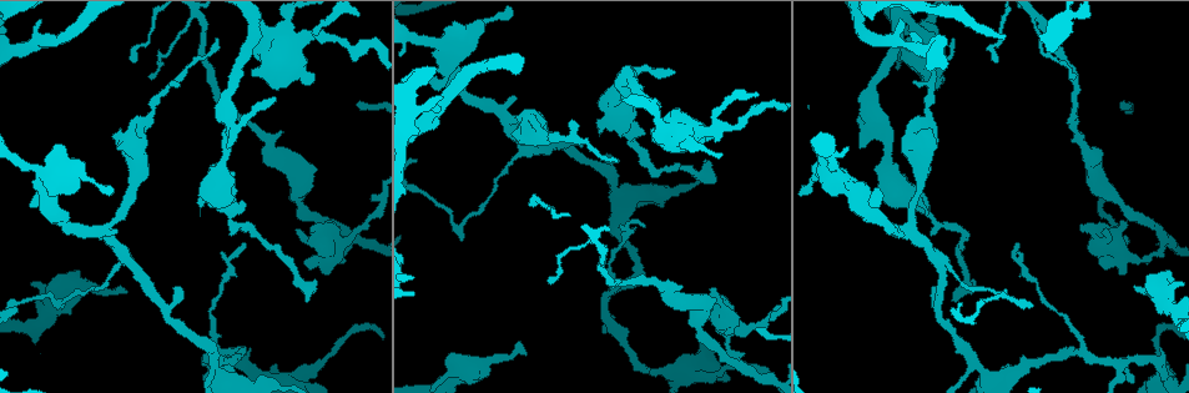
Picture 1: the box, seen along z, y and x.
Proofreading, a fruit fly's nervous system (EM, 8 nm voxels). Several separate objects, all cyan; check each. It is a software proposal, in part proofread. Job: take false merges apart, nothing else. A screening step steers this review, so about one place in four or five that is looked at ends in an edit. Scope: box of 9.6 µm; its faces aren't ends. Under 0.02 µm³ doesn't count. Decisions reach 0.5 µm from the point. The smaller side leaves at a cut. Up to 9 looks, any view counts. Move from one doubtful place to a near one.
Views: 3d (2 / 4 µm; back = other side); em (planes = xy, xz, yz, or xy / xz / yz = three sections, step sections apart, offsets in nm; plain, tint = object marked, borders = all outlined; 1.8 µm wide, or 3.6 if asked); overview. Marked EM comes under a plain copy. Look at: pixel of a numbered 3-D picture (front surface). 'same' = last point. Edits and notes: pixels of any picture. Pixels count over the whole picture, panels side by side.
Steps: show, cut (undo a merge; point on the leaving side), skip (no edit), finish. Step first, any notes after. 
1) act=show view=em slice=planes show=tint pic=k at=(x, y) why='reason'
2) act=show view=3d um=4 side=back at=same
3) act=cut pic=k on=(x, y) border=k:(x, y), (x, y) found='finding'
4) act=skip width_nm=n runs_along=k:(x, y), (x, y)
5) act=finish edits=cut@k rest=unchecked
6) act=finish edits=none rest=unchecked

act=show view=3d um=4 pic=1 at=(656, 117) why='a fork'

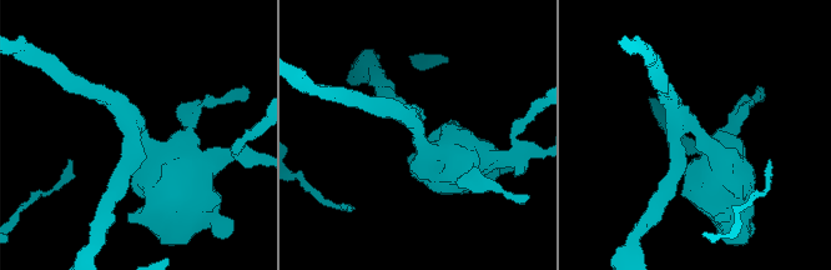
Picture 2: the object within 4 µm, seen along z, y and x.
act=show view=em slice=planes show=tint pic=2 at=(692, 127) arms=3 arm_widths_nm=220,240,500 why='need the tissue'

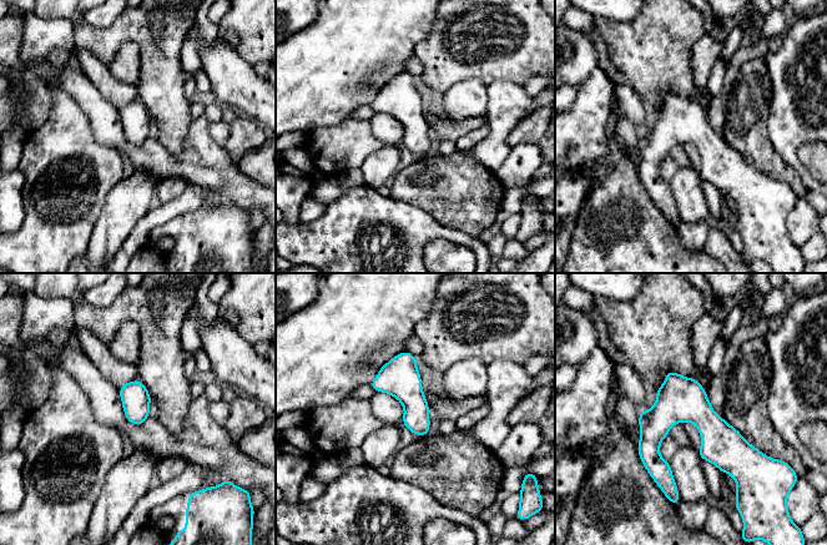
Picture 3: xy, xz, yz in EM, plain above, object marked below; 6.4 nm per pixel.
act=skip width_nm=180 found='continuous, no second cell'

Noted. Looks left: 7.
act=show view=3d um=2 pic=1 at=(136, 148) why='arms part here'

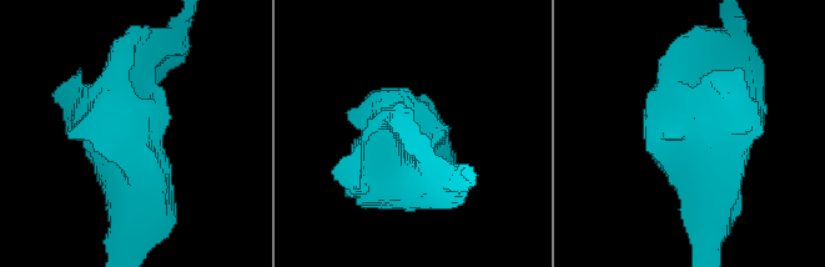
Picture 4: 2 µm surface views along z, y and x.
act=show view=em um=3.6 slice=planes show=tint pic=4 at=(403, 154) why='need the tissue'

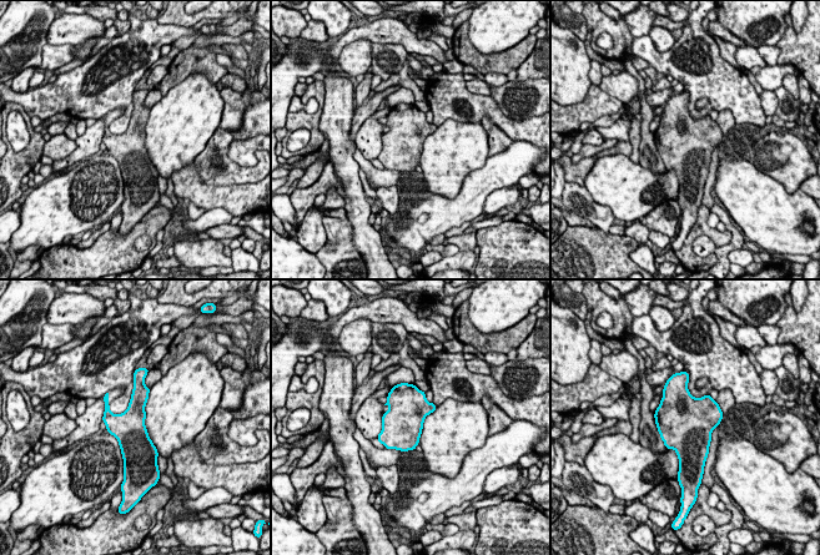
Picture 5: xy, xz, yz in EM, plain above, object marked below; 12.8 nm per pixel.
act=skip width_nm=420 found='continuous, no second cell'

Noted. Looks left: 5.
act=show view=em slice=yz step=16 show=borders pic=1 at=(44, 194)

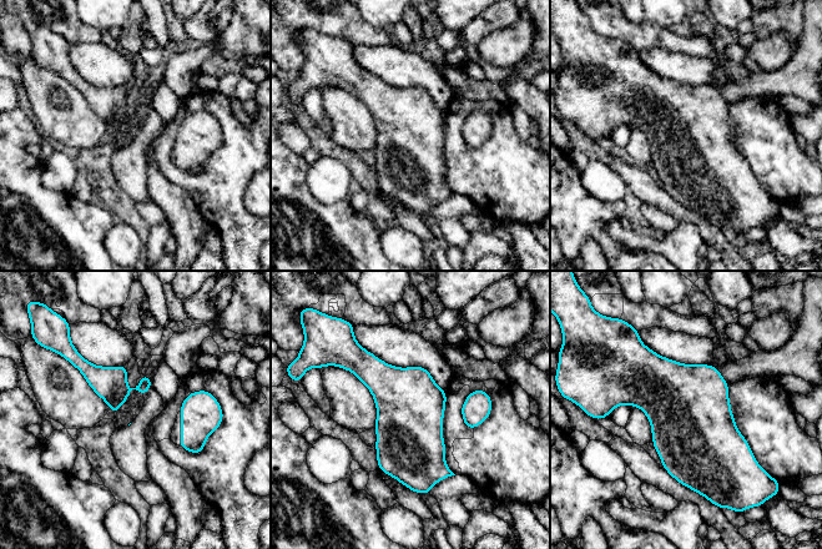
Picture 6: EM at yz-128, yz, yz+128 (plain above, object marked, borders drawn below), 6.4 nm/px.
act=skip found='continuous, no second cell'

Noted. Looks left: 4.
act=show view=em slice=xz step=16 show=tint pic=1 at=(1053, 356)

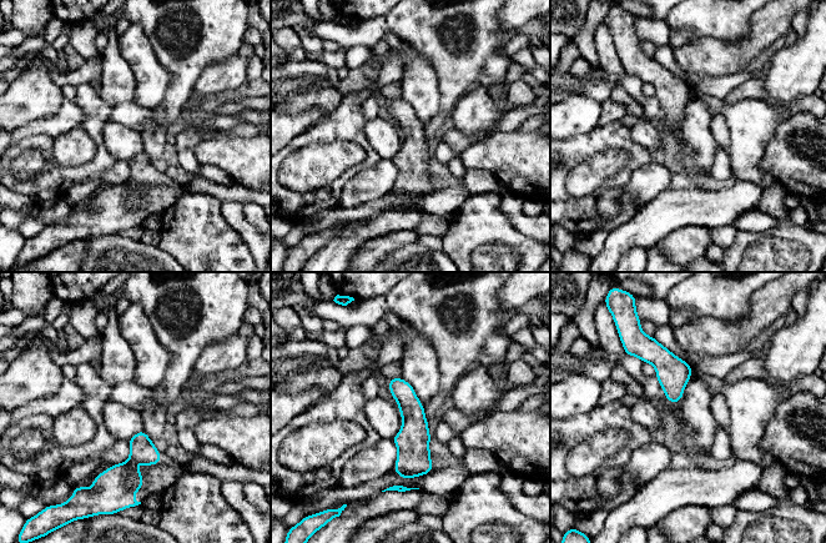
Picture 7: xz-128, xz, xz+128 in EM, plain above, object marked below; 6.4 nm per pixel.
act=skip found='one cell here'

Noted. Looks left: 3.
act=finish edits=none rest=unchecked

